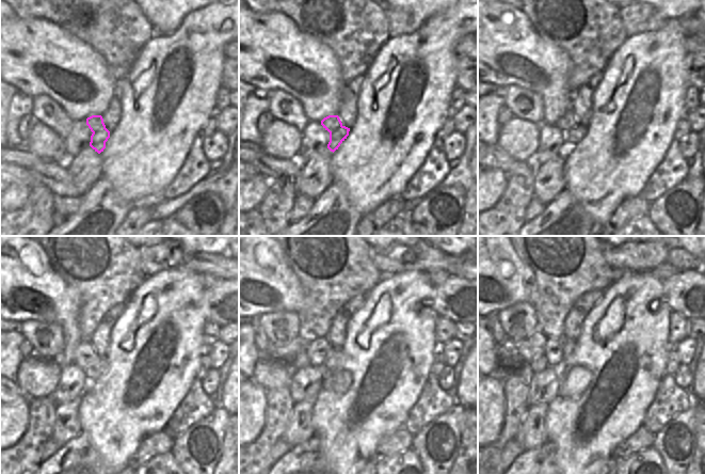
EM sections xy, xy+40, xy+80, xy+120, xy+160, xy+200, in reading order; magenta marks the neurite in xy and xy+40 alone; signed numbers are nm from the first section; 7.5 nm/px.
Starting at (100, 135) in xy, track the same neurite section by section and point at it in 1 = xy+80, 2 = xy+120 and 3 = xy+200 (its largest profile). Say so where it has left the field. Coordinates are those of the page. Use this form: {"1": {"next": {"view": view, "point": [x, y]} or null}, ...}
{"1": {"next": {"view": "xy+80", "point": [574, 131]}}, "2": {"next": {"view": "xy+120", "point": [84, 357]}}, "3": {"next": {"view": "xy+200", "point": [557, 349]}}}

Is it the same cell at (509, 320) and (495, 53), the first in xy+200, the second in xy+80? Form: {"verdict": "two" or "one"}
{"verdict": "two"}

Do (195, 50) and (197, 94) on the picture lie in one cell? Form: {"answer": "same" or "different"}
{"answer": "same"}

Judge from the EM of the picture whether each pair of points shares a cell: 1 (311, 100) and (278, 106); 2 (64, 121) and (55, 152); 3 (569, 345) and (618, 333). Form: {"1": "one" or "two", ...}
{"1": "two", "2": "two", "3": "two"}

